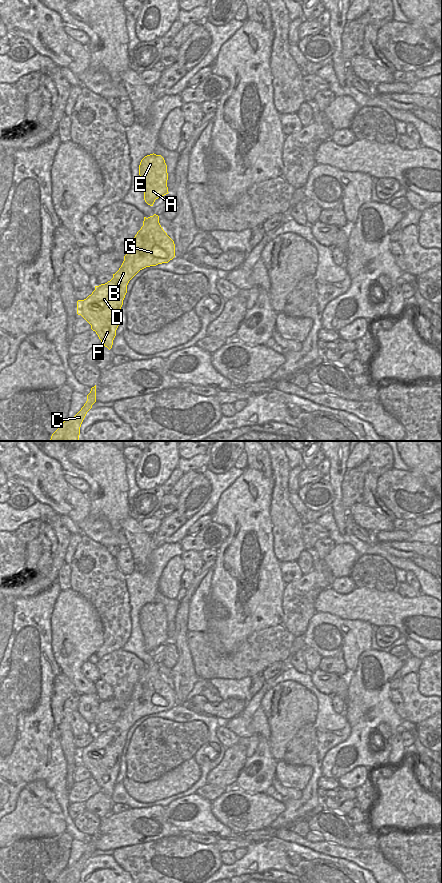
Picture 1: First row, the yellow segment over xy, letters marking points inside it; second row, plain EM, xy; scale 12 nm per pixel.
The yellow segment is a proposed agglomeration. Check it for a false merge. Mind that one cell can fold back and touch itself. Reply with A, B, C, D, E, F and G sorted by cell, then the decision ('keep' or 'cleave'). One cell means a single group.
groups A B C D E F G; keep

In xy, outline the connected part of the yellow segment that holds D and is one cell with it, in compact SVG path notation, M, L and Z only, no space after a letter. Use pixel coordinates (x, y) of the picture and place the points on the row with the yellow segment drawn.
M154 214L144 217L143 226L135 235L132 247L113 278L84 300L77 301L77 314L81 315L96 332L101 343L112 348L119 326L121 307L129 281L142 269L168 263L175 257L174 241L167 235Z

